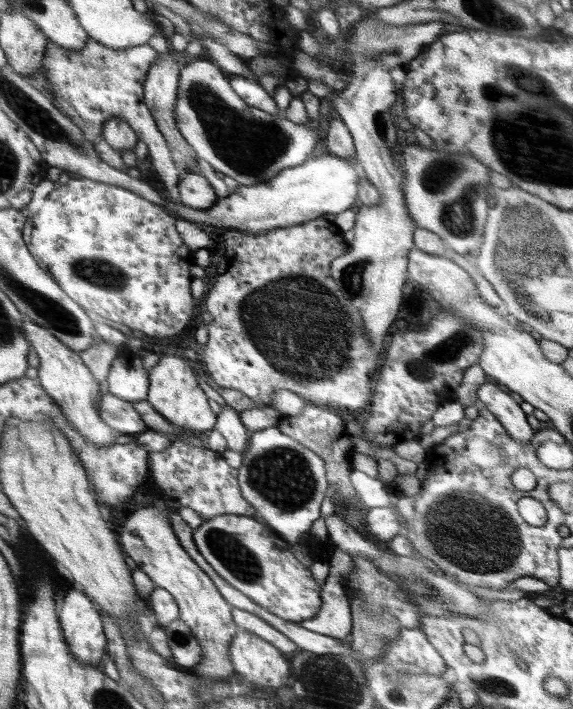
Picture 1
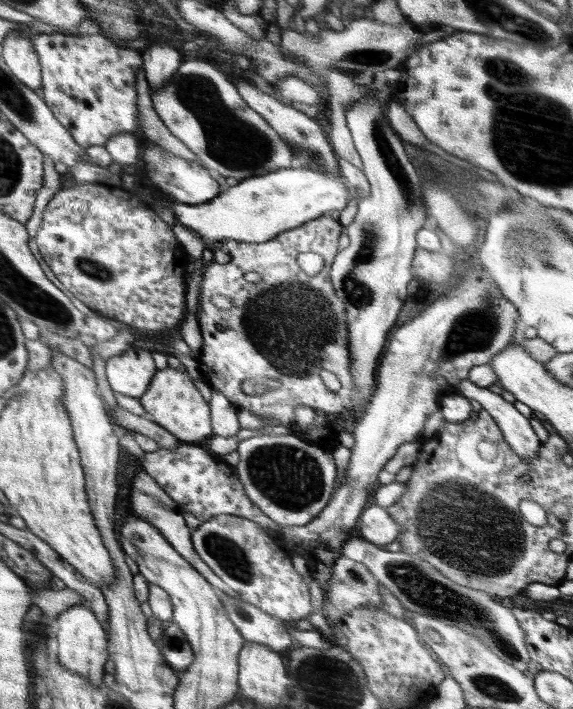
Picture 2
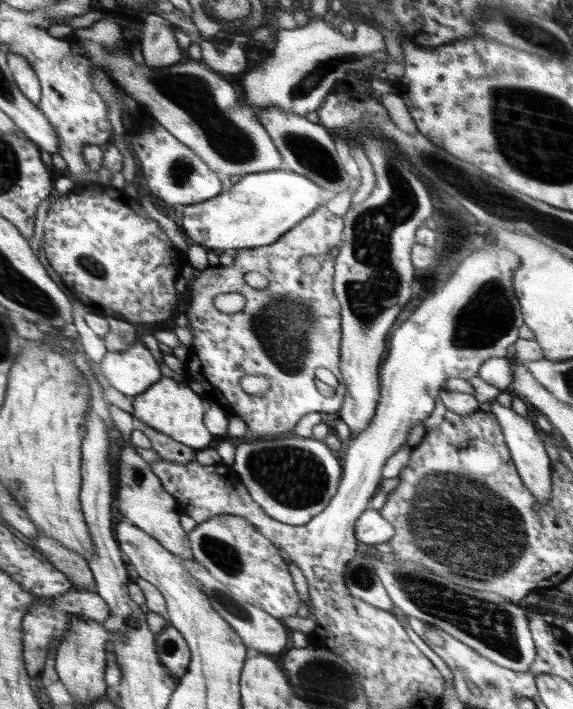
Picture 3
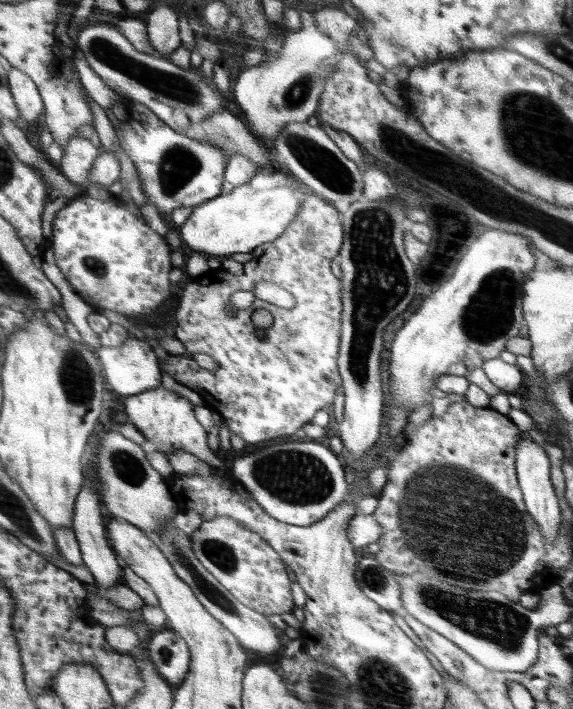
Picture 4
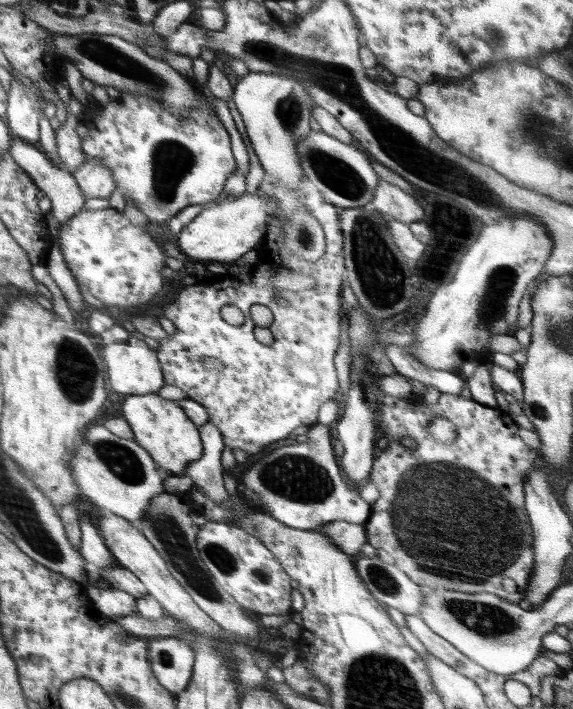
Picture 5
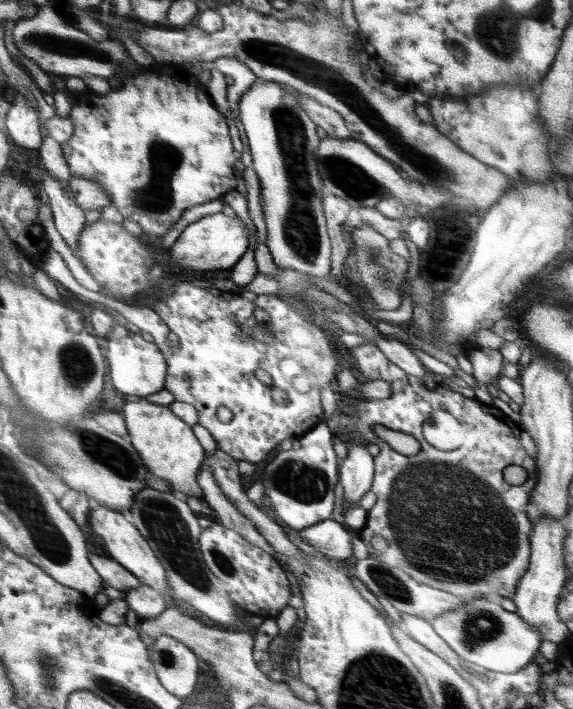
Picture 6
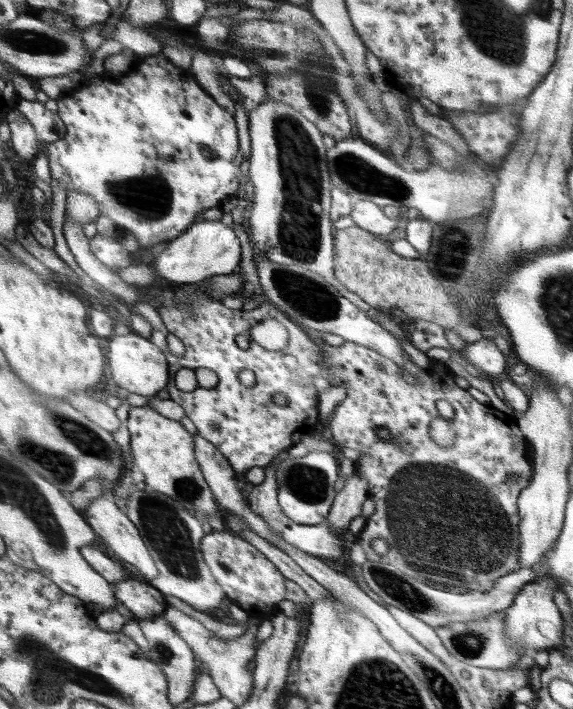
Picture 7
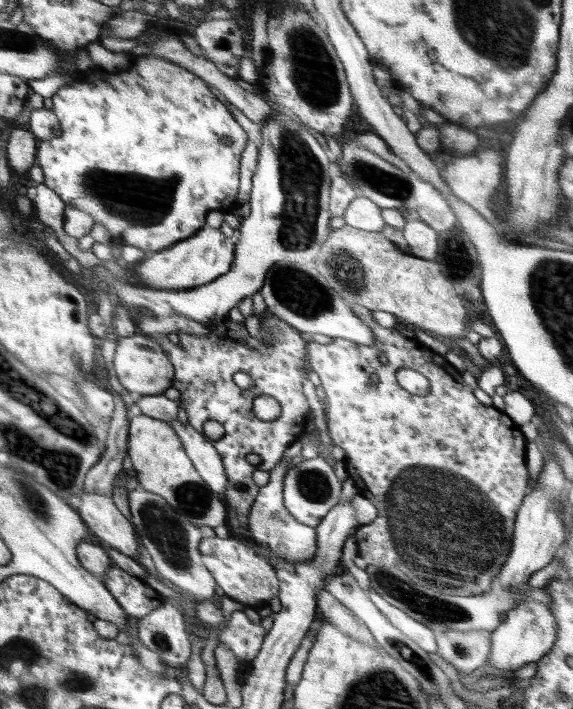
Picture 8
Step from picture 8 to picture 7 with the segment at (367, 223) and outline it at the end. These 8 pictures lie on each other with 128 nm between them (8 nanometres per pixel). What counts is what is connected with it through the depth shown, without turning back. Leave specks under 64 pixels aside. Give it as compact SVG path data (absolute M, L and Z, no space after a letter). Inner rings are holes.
M358 200L353 203L349 214L357 227L363 228L375 235L382 234L384 237L397 228L398 221L388 218L381 207L367 200Z

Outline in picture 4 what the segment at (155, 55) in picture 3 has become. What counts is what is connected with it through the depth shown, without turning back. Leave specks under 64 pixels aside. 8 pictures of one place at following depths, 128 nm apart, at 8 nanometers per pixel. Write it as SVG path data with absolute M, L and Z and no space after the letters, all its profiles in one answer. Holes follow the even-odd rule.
M153 6L145 14L147 35L150 44L156 49L157 56L165 56L181 45L178 29L178 15L168 6Z

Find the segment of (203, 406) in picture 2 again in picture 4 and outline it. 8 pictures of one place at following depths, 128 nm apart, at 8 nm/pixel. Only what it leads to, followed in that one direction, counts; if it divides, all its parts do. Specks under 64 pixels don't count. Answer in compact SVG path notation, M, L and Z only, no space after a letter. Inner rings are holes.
M161 385L126 398L123 413L128 415L128 422L147 438L147 447L165 454L178 448L191 452L213 467L220 477L227 477L231 472L229 464L222 455L215 454L208 447L208 431L196 420L193 406L185 397L168 391Z

